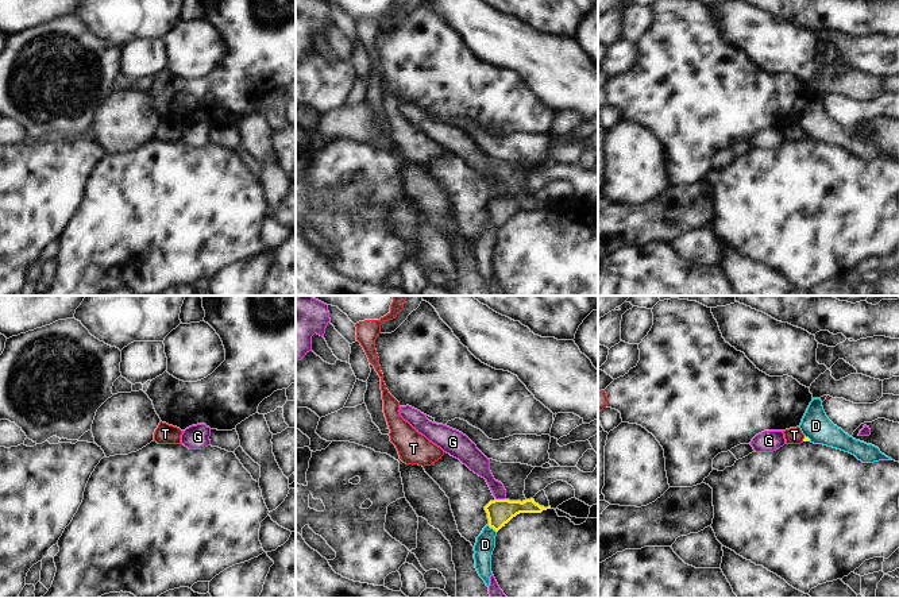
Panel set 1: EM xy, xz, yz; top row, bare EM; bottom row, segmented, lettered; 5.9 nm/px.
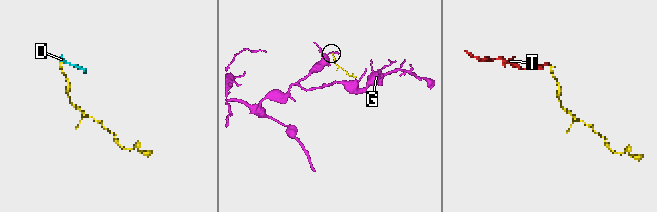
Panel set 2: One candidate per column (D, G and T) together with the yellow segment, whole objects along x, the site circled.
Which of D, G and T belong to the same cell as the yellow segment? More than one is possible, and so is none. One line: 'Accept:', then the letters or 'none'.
Accept: T

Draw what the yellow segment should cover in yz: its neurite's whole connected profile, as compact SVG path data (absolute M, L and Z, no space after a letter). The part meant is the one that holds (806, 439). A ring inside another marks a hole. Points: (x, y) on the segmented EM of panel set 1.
M799 427L786 429L783 433L787 444L800 444L803 441L810 441L810 439L802 433Z

